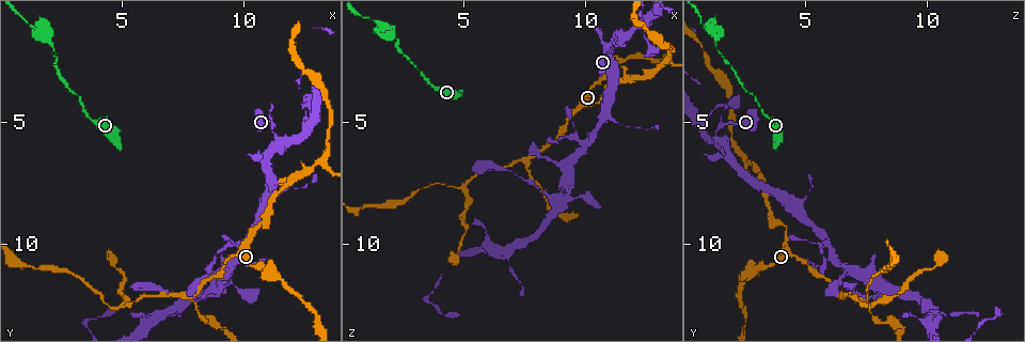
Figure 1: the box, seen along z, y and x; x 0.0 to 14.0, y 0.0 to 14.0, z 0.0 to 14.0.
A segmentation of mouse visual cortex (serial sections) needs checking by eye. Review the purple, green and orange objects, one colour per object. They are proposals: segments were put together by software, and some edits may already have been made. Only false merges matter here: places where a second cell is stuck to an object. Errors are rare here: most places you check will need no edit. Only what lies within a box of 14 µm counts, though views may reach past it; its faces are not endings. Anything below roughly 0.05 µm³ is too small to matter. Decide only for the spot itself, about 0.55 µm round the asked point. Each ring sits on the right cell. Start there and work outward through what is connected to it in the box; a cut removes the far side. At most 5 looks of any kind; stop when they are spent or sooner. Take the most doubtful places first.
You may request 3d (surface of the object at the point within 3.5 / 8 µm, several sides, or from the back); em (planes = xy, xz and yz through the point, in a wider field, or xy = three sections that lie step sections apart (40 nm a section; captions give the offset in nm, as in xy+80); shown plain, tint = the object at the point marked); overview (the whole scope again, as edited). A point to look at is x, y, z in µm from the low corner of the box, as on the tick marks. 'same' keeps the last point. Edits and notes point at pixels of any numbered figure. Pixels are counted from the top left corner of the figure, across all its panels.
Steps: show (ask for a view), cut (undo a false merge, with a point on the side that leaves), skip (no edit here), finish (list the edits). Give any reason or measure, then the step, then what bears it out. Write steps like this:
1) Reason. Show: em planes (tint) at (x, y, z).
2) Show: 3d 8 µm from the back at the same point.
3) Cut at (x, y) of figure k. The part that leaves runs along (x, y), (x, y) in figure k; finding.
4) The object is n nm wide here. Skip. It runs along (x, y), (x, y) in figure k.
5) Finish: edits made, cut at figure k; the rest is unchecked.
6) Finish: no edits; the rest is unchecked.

Three arms meet. Show: 3d 8 µm at (7.6, 12.1, 6.6).

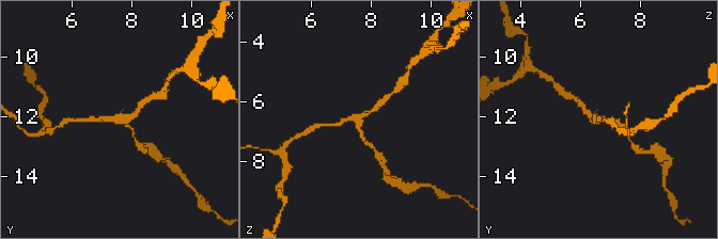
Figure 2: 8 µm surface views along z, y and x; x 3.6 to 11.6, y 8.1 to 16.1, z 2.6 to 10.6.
Show: 3d 3.5 µm at (7.6, 12.1, 6.5).

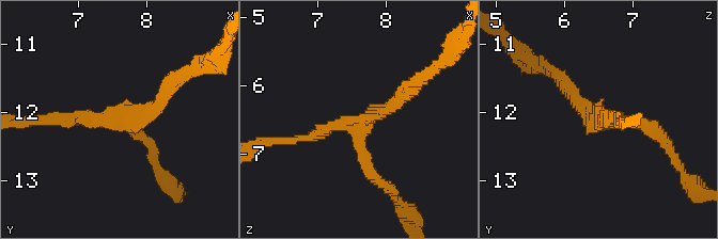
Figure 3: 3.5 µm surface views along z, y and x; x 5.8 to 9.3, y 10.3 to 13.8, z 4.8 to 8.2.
The arms are 200, 200, 200 nm wide. Skip. It runs along (408, 89), (362, 125), (294, 141) in figure 3; all the same cell.

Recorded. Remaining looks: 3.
Three-way junction. Show: 3d 3.5 µm at (5.1, 12.5, 7.5).

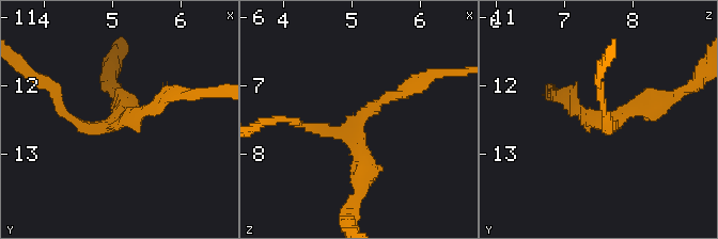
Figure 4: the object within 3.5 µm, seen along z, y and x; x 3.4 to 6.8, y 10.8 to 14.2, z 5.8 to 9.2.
3 arms meet here; the arms are 150, 150, 300 nm wide; need the tissue. Show: em xy step 5 (tint) at (5.10, 12.55, 7.55).

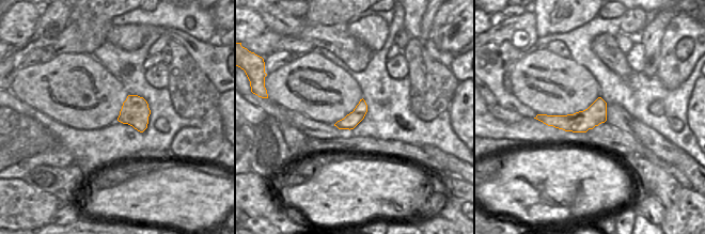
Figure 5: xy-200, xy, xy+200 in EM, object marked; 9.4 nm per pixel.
Skip. It runs along (604, 105), (583, 121), (542, 116) in figure 5; all the same cell.

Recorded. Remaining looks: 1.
Finish: no edits; the rest is unchecked.

